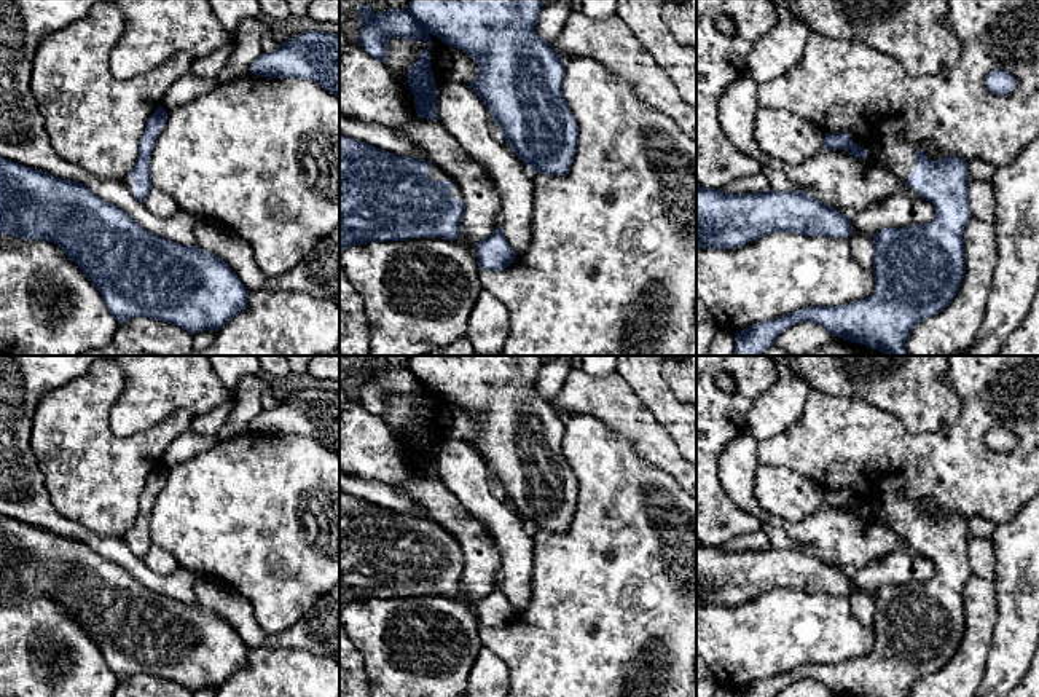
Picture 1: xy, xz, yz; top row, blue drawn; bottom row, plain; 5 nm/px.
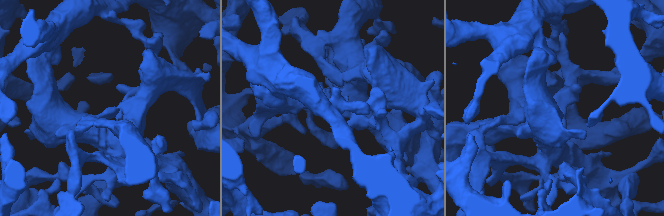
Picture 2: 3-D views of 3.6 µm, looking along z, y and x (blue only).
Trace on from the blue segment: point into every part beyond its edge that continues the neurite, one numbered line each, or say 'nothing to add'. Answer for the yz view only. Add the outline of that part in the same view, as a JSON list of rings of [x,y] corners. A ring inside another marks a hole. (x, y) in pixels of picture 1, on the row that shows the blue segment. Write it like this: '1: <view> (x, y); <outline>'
1: yz (891, 152); [[[888,134],[875,147],[876,161],[886,167],[900,183],[905,183],[915,167],[916,148],[899,136]]]

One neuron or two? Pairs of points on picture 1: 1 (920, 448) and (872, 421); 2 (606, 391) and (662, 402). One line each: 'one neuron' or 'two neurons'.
1: one neuron
2: two neurons

